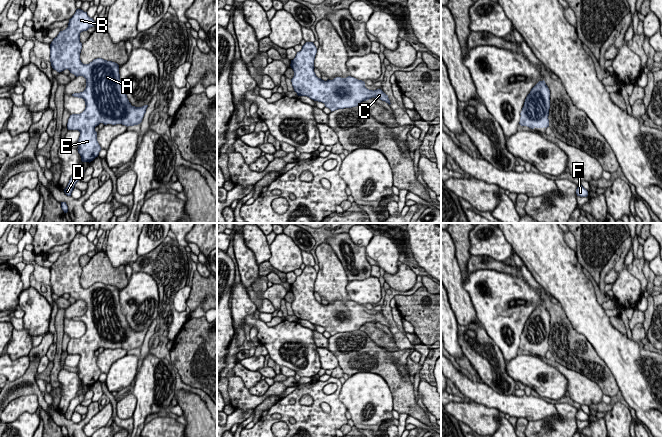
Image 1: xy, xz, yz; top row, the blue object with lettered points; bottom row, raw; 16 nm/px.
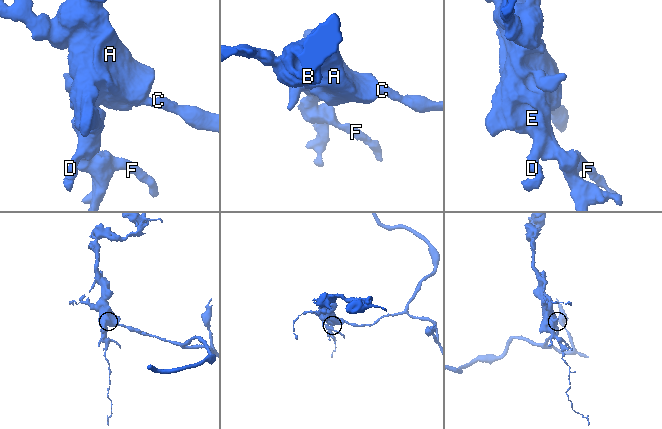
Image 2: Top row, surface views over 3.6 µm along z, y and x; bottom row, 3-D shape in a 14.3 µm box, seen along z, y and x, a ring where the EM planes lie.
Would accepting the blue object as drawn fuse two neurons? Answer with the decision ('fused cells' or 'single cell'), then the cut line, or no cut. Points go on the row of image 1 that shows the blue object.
single cell; cut none

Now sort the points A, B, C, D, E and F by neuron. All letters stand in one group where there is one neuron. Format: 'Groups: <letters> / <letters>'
Groups: A B C D E F

